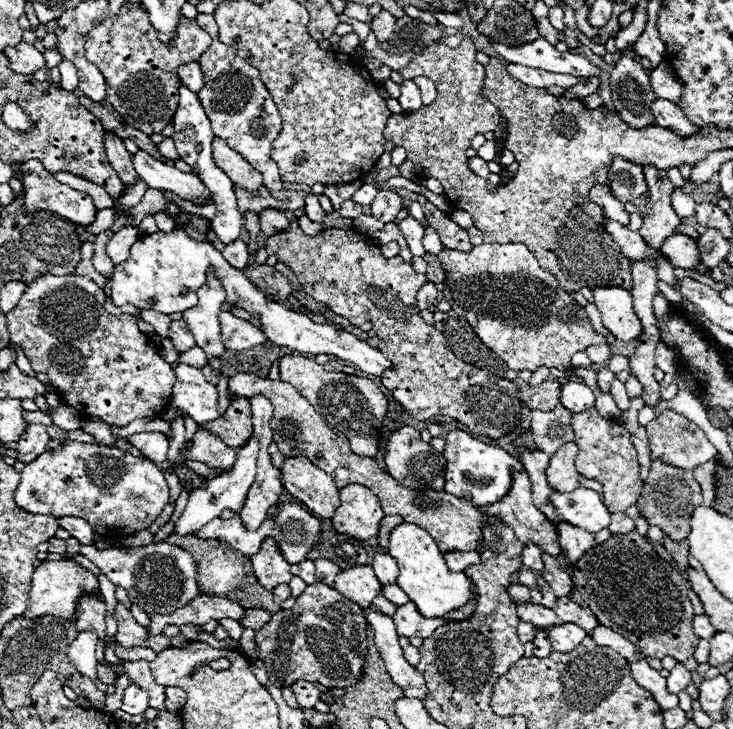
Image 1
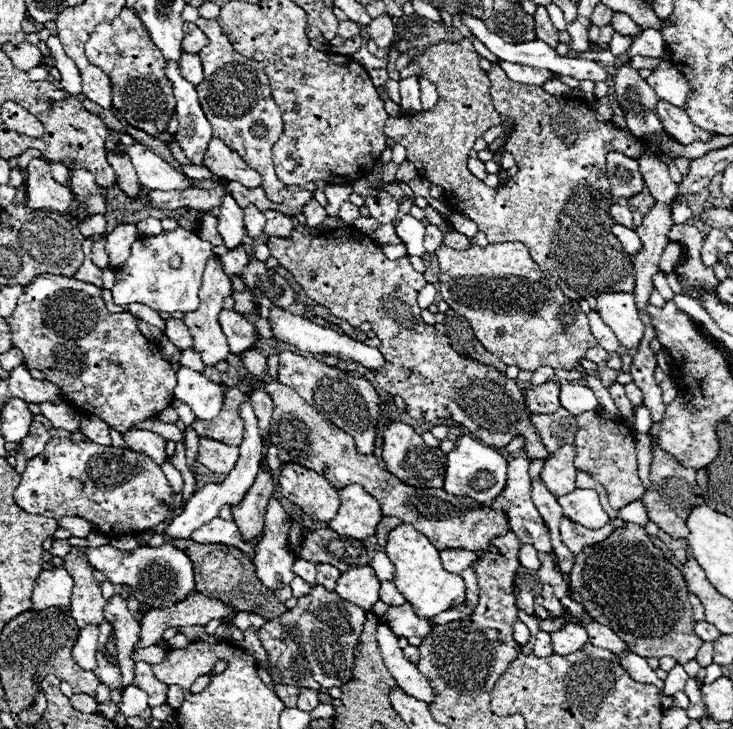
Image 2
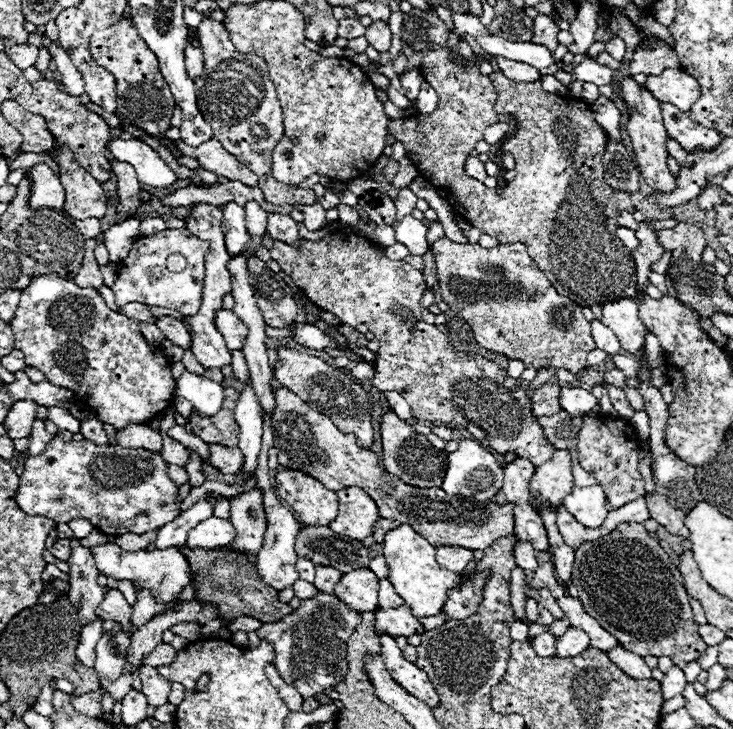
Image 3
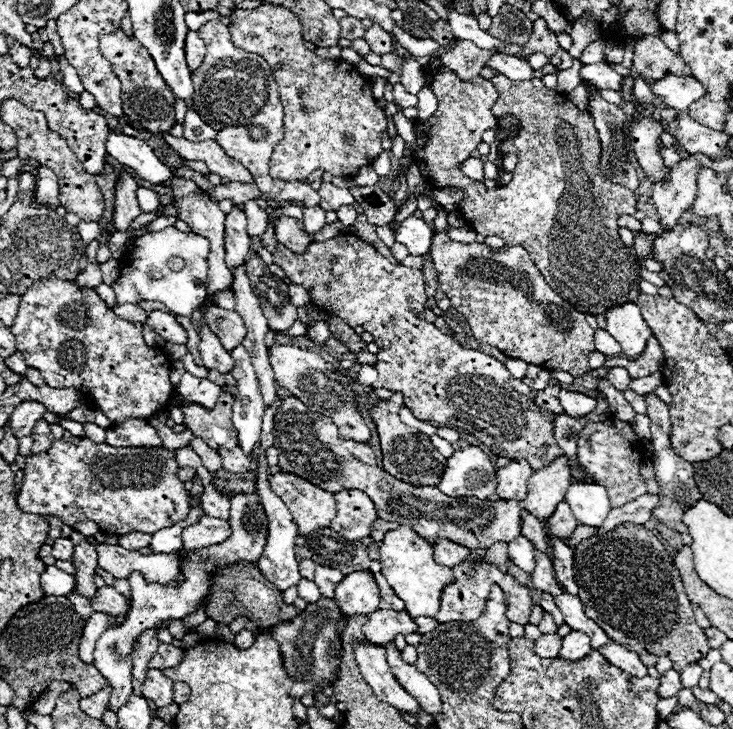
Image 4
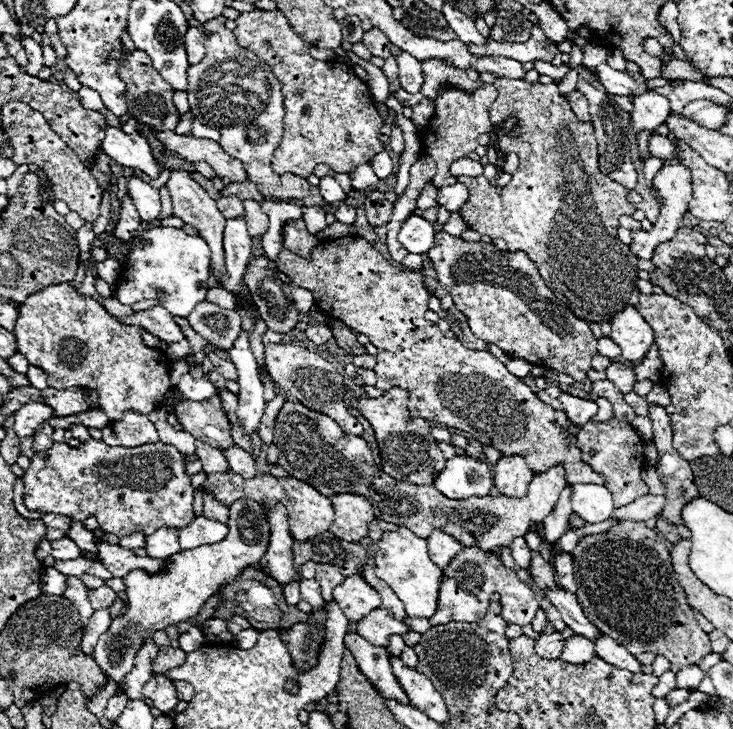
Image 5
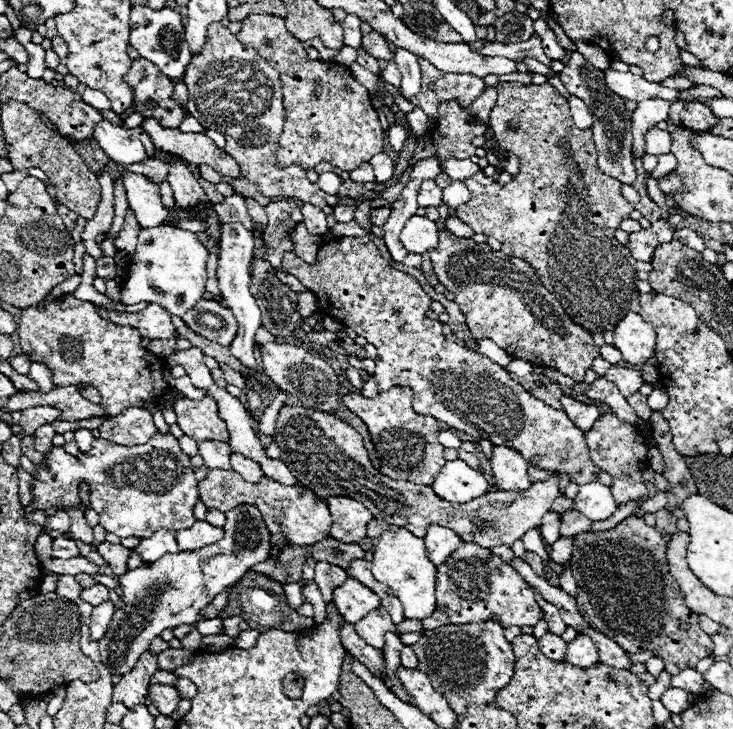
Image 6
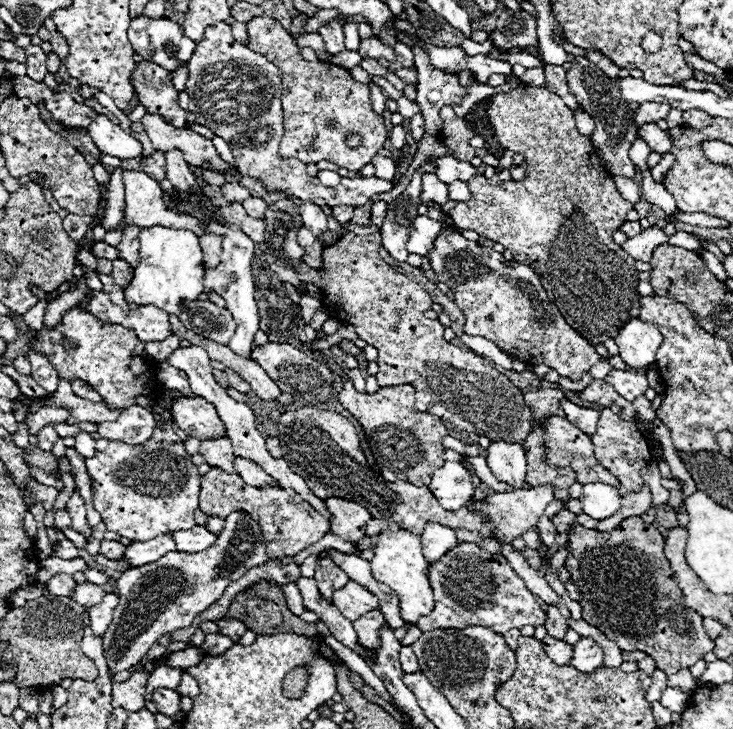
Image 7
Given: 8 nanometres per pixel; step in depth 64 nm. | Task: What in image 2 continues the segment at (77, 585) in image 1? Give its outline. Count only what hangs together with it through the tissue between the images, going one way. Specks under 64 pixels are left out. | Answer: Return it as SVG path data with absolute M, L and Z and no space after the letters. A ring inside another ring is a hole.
M52 566L50 570L42 570L32 590L32 610L46 610L46 608L58 608L62 612L68 610L72 588L74 578L64 566Z

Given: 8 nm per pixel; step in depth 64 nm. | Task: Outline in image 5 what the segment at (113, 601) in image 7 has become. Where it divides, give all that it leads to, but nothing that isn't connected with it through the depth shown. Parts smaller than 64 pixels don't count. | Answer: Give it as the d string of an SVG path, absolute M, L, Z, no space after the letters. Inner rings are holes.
M96 610L90 618L90 622L86 624L86 630L84 630L84 636L82 636L82 652L86 656L92 654L100 634L104 634L110 626L112 618L110 618L110 610Z

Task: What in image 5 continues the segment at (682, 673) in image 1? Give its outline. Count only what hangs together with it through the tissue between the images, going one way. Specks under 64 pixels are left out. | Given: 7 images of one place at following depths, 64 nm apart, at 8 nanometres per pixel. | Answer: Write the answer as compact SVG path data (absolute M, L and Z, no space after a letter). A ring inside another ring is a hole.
M672 670L664 672L658 680L660 680L660 682L658 682L656 688L654 688L654 696L656 696L656 698L666 698L672 690L678 688L678 686L676 686L676 674L674 674Z

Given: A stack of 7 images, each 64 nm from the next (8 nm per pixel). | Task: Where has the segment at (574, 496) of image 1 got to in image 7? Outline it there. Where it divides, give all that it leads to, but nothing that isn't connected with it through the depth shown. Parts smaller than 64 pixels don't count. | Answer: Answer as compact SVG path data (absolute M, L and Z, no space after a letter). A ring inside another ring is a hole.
M602 482L584 484L582 496L578 500L582 504L584 514L588 514L594 520L604 520L620 508L618 490L614 486L602 484Z

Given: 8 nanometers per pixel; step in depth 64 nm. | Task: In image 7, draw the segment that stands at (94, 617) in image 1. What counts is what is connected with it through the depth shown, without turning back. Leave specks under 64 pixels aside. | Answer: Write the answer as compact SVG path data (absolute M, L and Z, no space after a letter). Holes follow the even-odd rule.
M78 490L70 496L70 500L68 500L68 504L66 504L66 510L68 510L70 518L72 518L72 530L80 532L84 538L90 538L92 528L90 528L88 522L86 522L86 508L84 508L84 502L82 502Z

